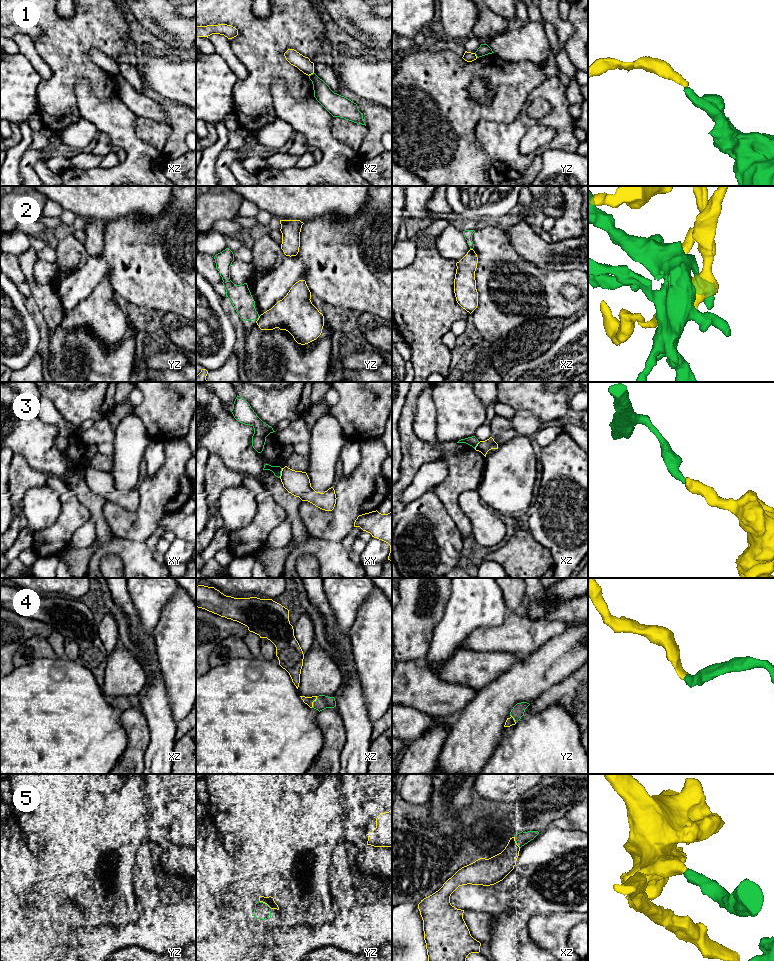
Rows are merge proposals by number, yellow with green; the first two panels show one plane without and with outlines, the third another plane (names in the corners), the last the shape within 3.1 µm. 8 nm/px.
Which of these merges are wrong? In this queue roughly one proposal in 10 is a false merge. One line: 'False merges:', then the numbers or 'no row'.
False merges: 1, 3

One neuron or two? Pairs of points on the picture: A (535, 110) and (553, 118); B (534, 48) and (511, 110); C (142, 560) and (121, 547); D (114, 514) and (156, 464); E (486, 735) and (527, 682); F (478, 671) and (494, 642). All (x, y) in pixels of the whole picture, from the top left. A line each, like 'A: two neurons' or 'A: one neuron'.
A: two neurons
B: two neurons
C: one neuron
D: two neurons
E: one neuron
F: two neurons

